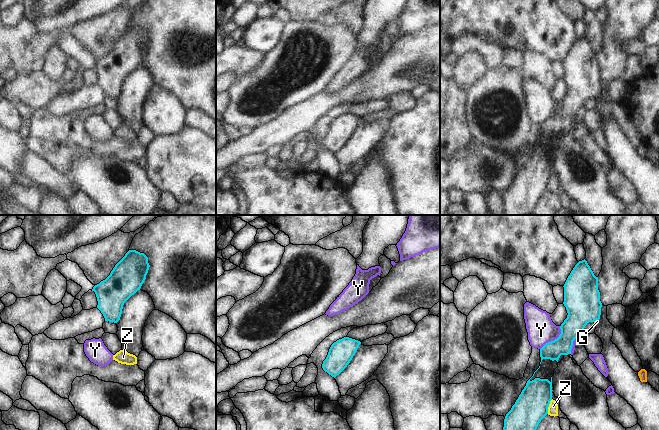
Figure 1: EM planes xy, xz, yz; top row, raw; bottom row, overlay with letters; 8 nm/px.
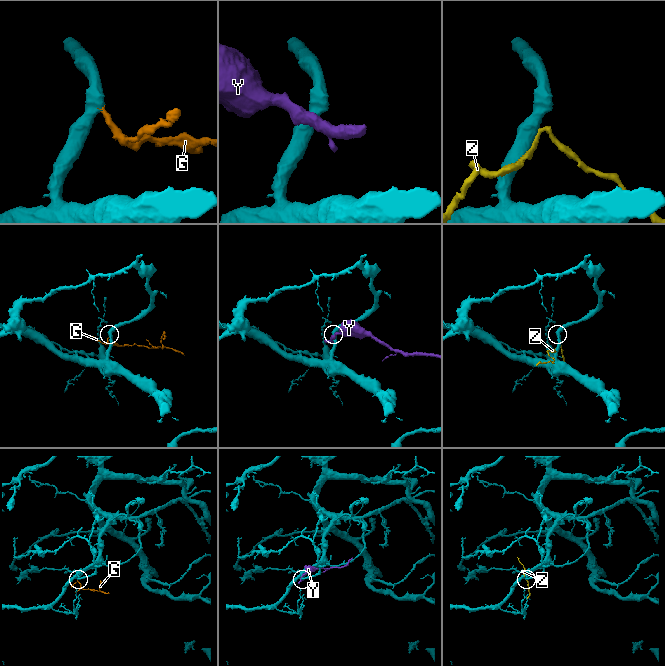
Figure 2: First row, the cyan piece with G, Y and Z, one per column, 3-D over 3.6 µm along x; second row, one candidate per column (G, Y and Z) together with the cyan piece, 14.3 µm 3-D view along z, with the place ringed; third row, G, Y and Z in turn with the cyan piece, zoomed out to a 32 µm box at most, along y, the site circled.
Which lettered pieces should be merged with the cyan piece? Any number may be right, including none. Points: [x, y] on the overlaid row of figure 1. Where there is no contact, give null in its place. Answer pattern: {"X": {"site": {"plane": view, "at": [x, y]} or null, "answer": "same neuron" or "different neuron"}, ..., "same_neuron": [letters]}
{"G": {"site": {"plane": "yz", "at": [595, 320]}, "answer": "same neuron"}, "Y": {"site": {"plane": "yz", "at": [555, 339]}, "answer": "different neuron"}, "Z": {"site": {"plane": "yz", "at": [548, 406]}, "answer": "different neuron"}, "same_neuron": ["G"]}

